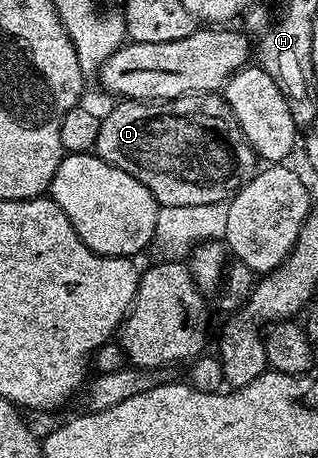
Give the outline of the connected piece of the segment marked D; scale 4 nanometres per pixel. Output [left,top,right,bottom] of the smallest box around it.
[95,93,259,207]

